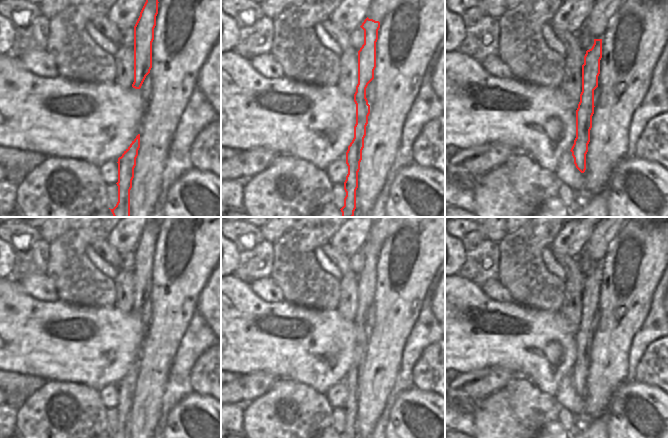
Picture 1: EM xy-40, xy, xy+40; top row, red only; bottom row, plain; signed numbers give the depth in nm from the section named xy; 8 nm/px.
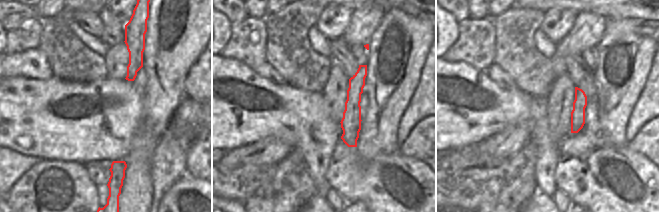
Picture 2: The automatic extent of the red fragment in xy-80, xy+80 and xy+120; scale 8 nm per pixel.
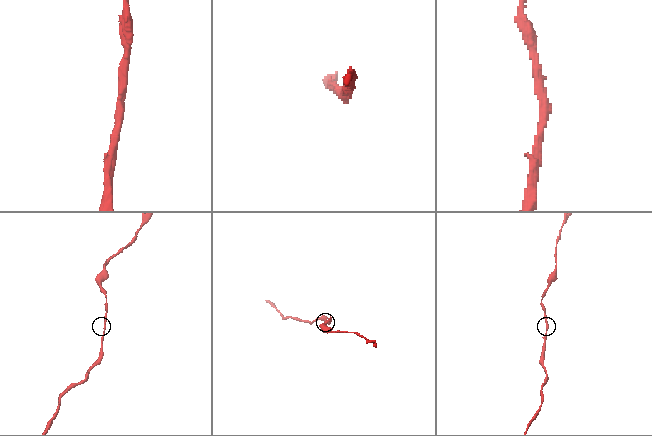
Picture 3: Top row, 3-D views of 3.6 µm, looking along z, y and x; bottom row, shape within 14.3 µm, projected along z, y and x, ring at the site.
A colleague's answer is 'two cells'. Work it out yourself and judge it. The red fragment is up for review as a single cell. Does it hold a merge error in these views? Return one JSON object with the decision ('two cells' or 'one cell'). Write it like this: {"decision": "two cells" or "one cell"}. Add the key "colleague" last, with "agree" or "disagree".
{"decision": "one cell", "colleague": "disagree"}

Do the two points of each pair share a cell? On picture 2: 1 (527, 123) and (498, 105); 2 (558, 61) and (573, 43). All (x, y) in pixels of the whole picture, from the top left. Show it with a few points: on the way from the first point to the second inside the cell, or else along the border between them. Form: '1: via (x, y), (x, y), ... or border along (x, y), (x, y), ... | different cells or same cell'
1: border along (532, 98), (527, 114), (501, 131) | different cells
2: via (559, 57), (569, 47) | same cell

